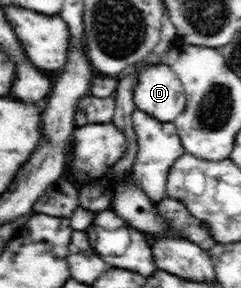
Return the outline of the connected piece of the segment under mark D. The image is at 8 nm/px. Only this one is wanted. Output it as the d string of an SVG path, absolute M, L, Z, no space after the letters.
M169 64L145 65L137 76L139 86L133 100L139 110L164 123L175 120L185 110L187 97L182 82Z

